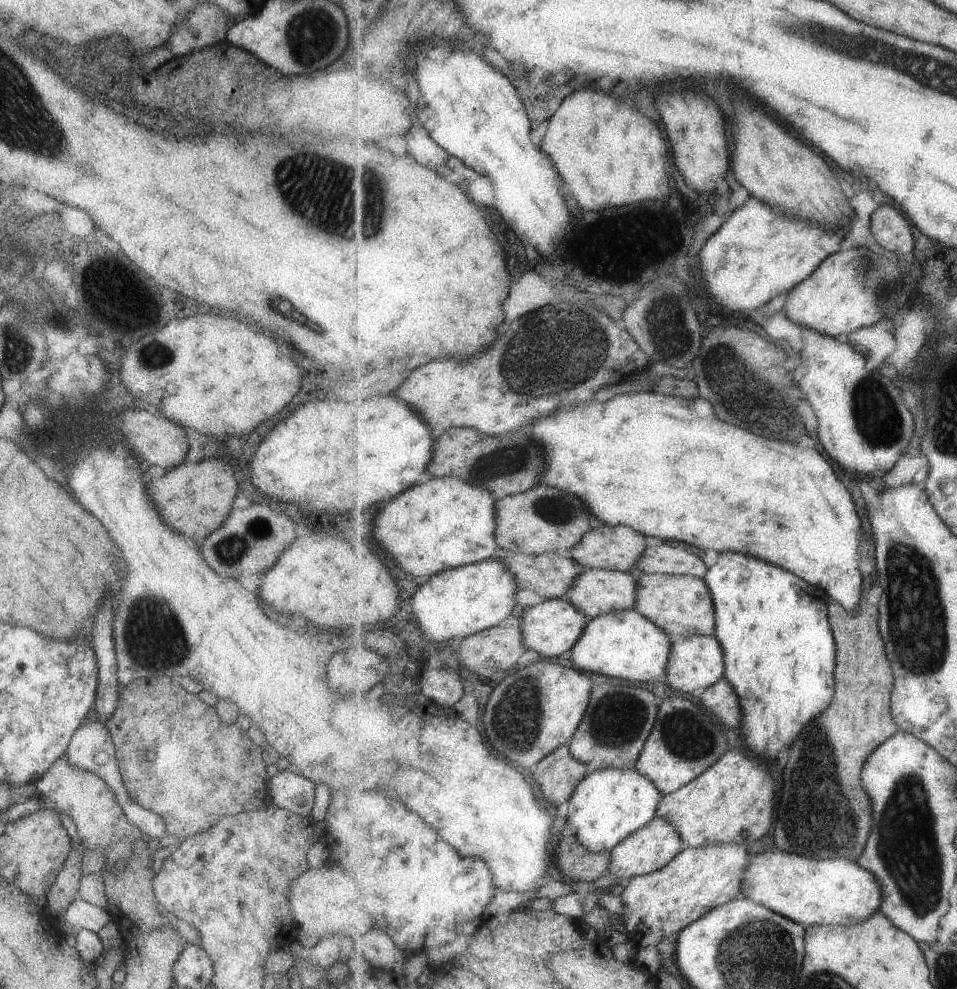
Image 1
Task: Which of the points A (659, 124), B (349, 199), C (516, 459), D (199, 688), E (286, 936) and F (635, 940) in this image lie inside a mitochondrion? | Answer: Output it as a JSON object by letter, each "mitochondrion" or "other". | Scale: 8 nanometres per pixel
{"A":"other","B":"mitochondrion","C":"mitochondrion","D":"other","E":"other","F":"other"}

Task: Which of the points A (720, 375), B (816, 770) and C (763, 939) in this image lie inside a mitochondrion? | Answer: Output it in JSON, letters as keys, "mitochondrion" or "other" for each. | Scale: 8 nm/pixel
{"A":"mitochondrion","B":"mitochondrion","C":"mitochondrion"}

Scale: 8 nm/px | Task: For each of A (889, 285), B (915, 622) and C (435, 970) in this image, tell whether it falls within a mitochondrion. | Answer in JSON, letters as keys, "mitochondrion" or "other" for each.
{"A":"mitochondrion","B":"mitochondrion","C":"other"}

